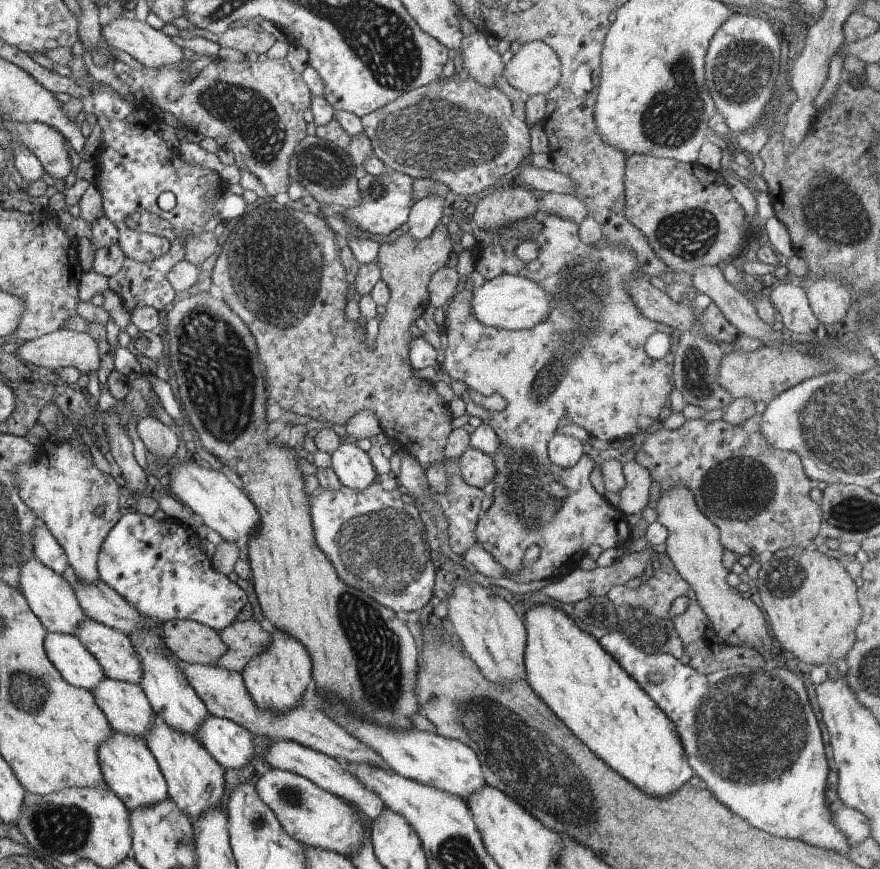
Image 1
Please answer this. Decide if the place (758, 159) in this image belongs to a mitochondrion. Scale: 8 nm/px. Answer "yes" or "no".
no

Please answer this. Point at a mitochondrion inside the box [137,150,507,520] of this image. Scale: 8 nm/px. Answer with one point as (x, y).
(283, 288)

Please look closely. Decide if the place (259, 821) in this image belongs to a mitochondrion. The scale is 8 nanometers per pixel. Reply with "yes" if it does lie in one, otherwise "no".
yes

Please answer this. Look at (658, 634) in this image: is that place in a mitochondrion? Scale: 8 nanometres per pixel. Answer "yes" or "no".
yes

